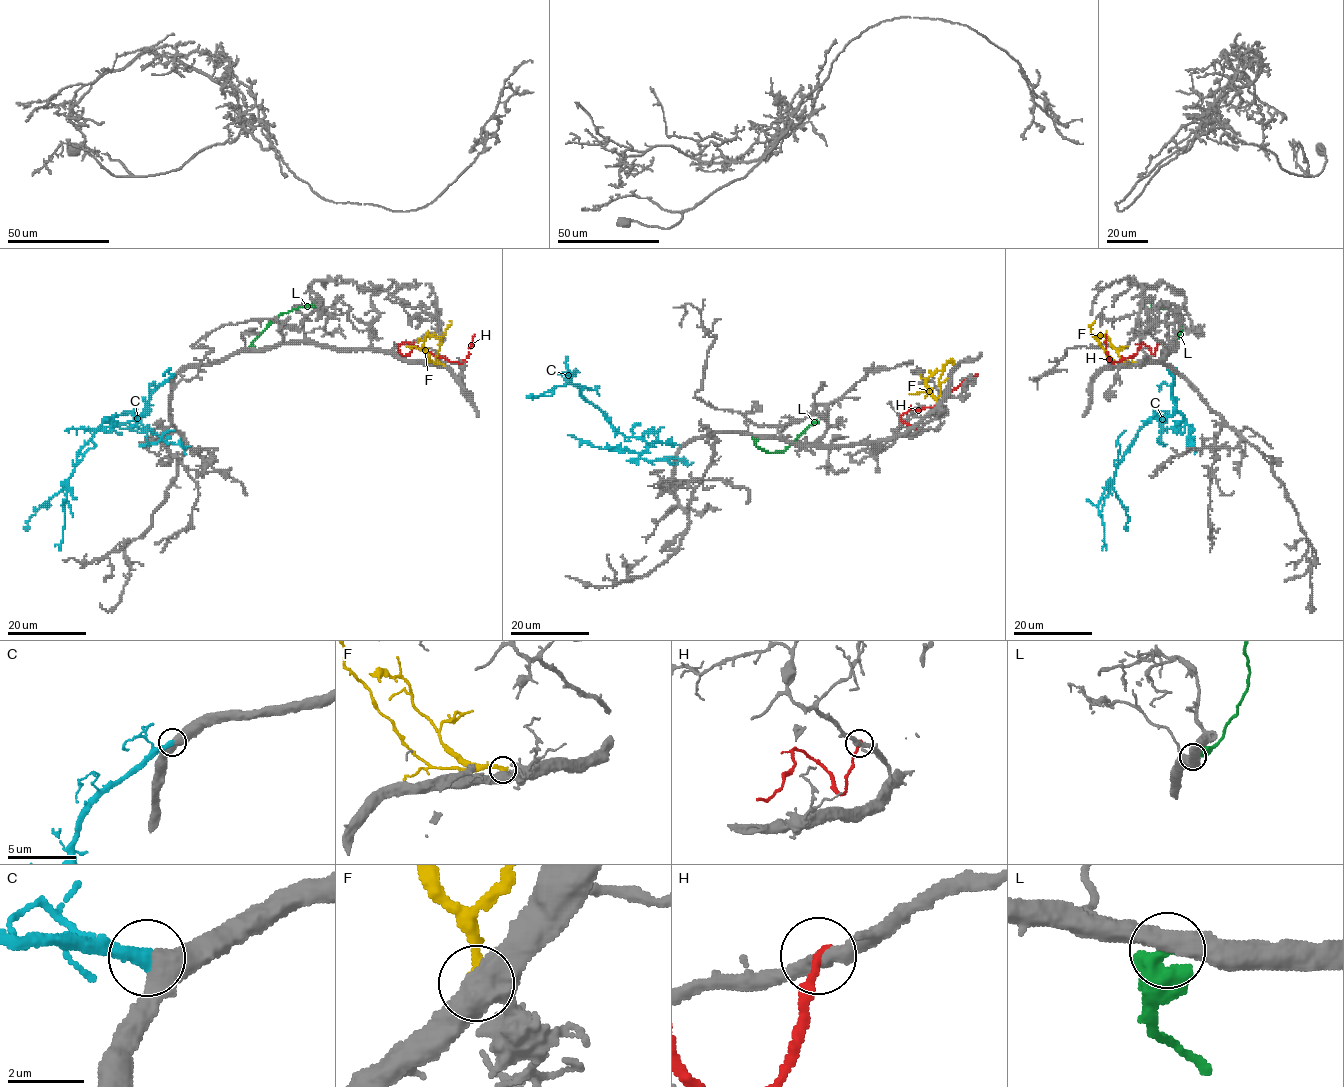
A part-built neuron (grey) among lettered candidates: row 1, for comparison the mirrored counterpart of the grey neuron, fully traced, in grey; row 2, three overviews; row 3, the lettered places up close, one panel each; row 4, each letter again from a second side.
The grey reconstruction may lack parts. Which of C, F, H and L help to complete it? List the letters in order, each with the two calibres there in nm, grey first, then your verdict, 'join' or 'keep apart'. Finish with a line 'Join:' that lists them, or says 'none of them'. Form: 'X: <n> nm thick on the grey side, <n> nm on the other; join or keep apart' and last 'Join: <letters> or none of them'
C: 480 nm thick on the grey side, 420 nm on the other; join
F: 500 nm thick on the grey side, 320 nm on the other; keep apart
H: 340 nm thick on the grey side, 200 nm on the other; keep apart
L: 550 nm thick on the grey side, 480 nm on the other; keep apart
Join: C

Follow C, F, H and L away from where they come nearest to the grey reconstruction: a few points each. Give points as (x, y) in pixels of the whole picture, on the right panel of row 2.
C: (1175, 373), (1174, 411), (1150, 418), (1140, 429), (1111, 481), (1129, 517), (1126, 531), (1128, 527)
F: (1136, 362), (1115, 362), (1091, 333), (1090, 325), (1094, 321)
H: (1158, 341), (1153, 355), (1140, 342), (1133, 356), (1113, 362), (1107, 355), (1105, 335)
L: (1166, 348), (1175, 342), (1182, 330), (1182, 315), (1154, 306), (1150, 301)

